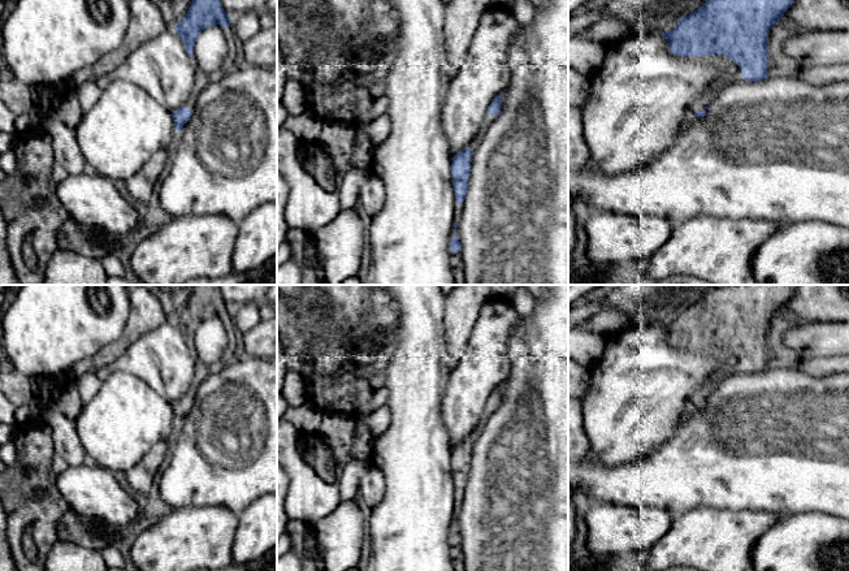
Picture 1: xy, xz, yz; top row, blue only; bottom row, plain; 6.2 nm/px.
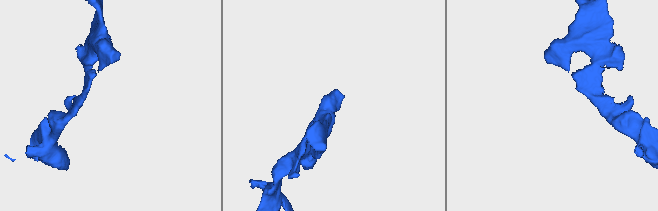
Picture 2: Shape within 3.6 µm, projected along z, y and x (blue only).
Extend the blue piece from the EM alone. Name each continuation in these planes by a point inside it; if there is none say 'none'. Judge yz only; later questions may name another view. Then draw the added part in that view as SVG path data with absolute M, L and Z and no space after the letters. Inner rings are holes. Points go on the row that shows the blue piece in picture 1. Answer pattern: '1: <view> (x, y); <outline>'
1: yz (723, 77); M720 70L718 74L718 78L706 88L706 91L698 96L692 104L690 104L690 116L693 116L696 112L705 109L705 107L712 100L714 94L727 85L732 79L732 75L727 70Z

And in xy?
1: xy (202, 78); M196 68L196 70L195 70L195 83L194 83L192 94L189 96L189 99L186 100L183 107L187 108L187 109L194 111L200 91L205 86L208 86L215 78L216 78L216 75L205 73L204 70Z

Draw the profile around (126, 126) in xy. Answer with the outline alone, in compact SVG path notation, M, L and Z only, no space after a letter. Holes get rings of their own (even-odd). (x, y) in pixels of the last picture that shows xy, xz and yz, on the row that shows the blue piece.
M116 78L107 81L98 103L83 116L74 133L88 169L112 181L131 178L156 151L172 151L178 134L170 112L139 86Z

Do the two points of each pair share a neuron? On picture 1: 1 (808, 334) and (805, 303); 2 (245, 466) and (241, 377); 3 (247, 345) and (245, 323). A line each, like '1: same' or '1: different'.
1: different
2: same
3: different

